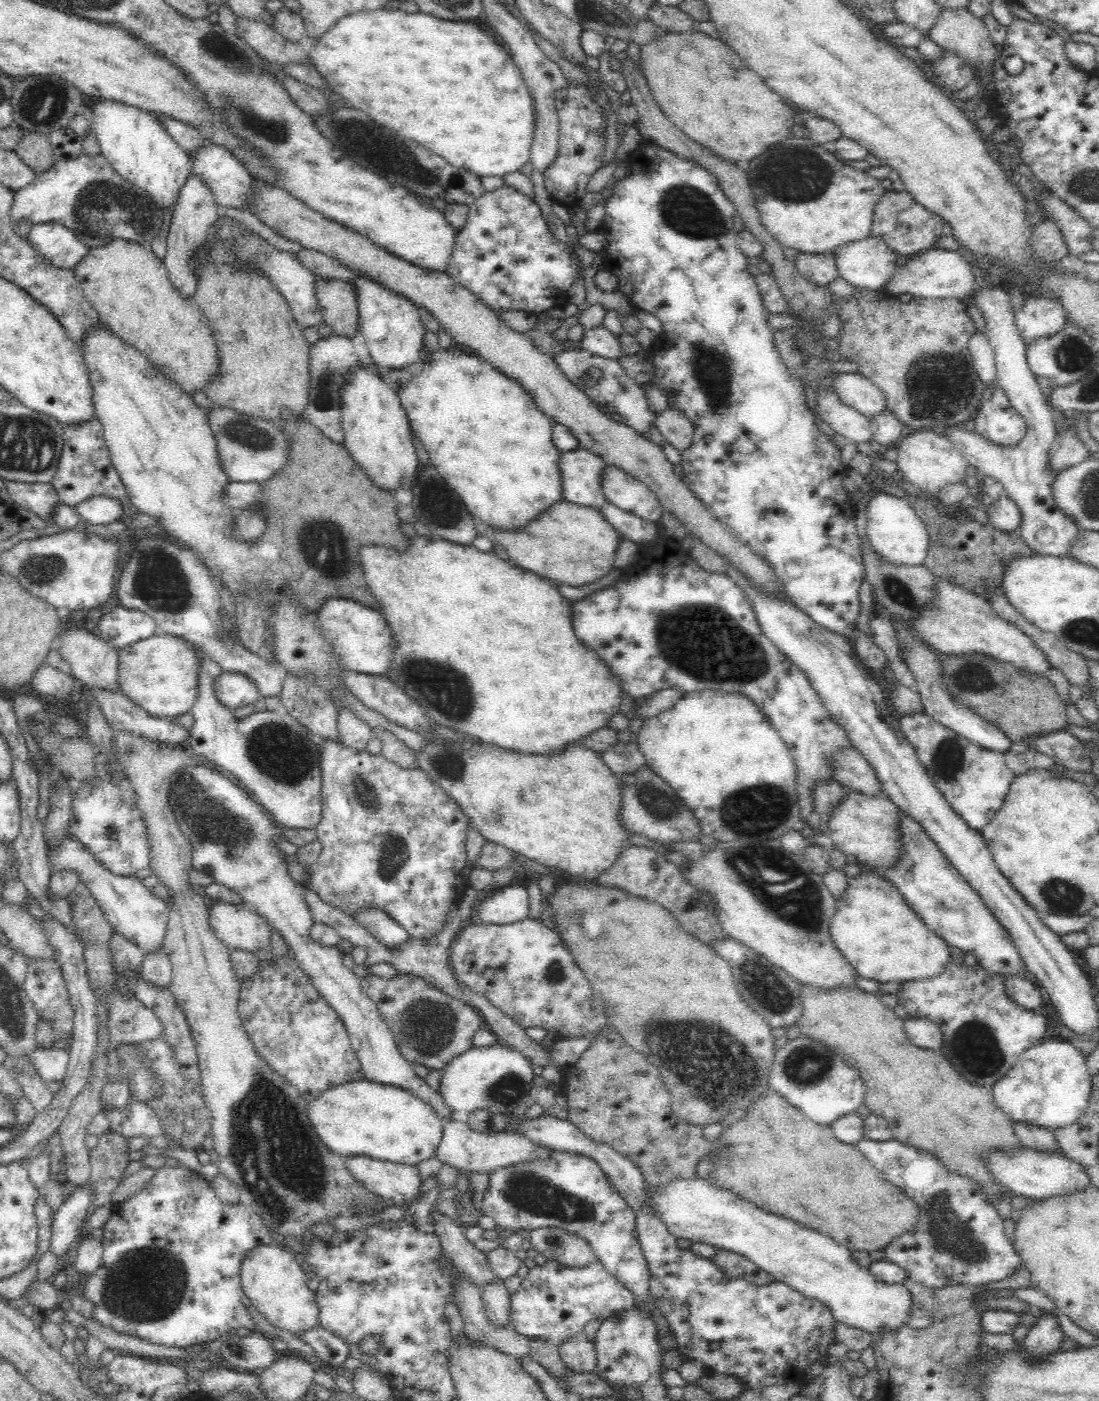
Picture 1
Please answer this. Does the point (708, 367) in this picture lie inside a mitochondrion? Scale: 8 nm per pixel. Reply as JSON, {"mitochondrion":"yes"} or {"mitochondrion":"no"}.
{"mitochondrion":"yes"}

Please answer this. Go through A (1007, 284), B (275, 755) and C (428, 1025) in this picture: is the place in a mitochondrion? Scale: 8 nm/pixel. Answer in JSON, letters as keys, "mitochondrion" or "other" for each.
{"A":"other","B":"mitochondrion","C":"mitochondrion"}

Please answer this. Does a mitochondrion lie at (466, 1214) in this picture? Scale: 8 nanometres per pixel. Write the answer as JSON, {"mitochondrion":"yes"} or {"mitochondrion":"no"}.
{"mitochondrion":"no"}

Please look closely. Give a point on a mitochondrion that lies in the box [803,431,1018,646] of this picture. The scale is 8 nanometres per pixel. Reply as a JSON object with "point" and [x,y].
{"point":[900,593]}

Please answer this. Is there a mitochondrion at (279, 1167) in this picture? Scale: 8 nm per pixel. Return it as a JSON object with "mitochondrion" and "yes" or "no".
{"mitochondrion":"yes"}

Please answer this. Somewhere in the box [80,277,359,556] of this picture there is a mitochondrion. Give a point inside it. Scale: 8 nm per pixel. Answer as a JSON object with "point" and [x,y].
{"point":[238,430]}

